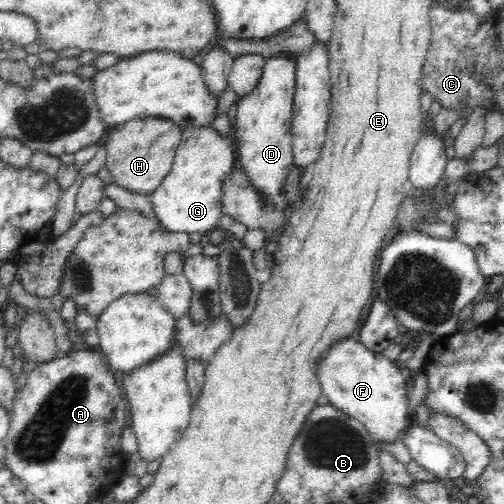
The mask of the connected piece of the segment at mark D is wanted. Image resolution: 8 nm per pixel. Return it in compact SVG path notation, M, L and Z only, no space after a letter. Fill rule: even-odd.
M276 54L272 58L266 58L254 90L240 97L232 111L236 119L238 165L246 169L246 176L252 186L256 187L260 196L265 196L267 200L270 200L272 194L280 196L287 170L293 164L291 126L296 63L296 56Z

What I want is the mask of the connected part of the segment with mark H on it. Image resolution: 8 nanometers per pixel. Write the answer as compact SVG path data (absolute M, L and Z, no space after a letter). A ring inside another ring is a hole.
M148 117L134 119L119 125L111 131L109 139L105 142L105 149L108 151L106 156L106 169L112 173L115 184L124 188L130 194L140 194L149 196L156 191L162 184L164 178L172 169L176 150L181 143L183 130L178 123L172 122L162 117Z

